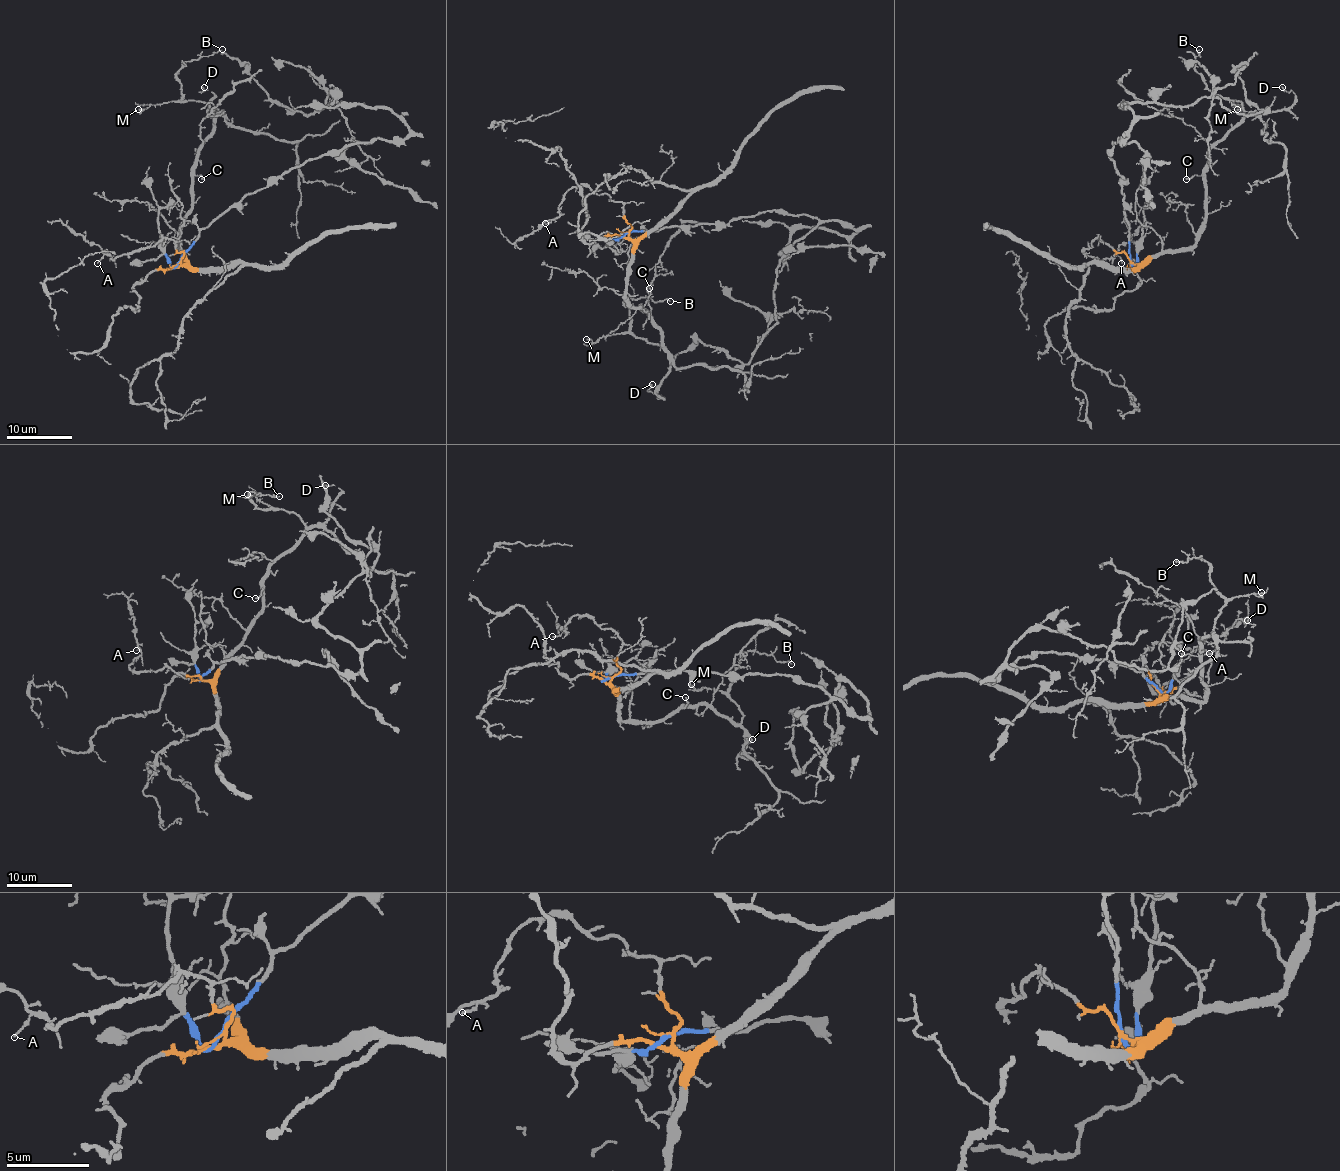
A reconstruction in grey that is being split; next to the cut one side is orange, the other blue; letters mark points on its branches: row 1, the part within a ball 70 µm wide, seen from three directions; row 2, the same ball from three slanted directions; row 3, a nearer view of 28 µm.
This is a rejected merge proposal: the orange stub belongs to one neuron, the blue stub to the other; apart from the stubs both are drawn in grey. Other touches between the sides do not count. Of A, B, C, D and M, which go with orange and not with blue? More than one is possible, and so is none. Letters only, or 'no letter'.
A, B, C, D, M

